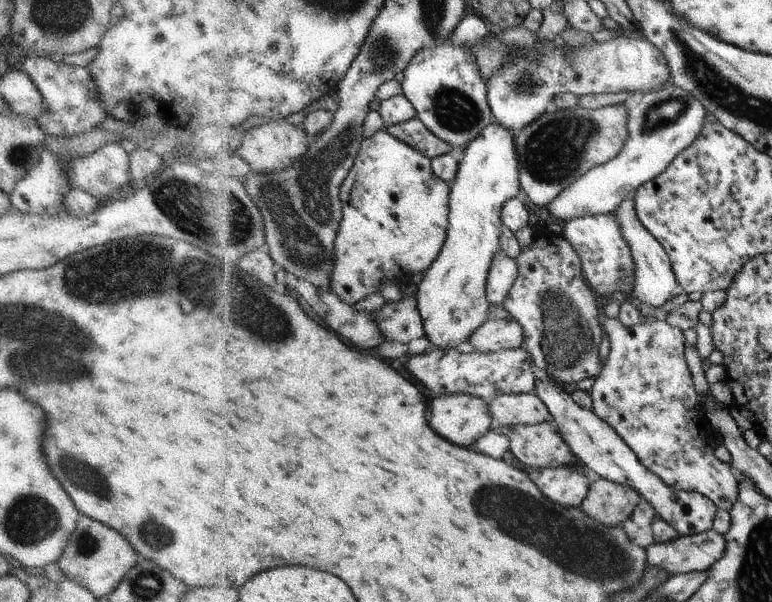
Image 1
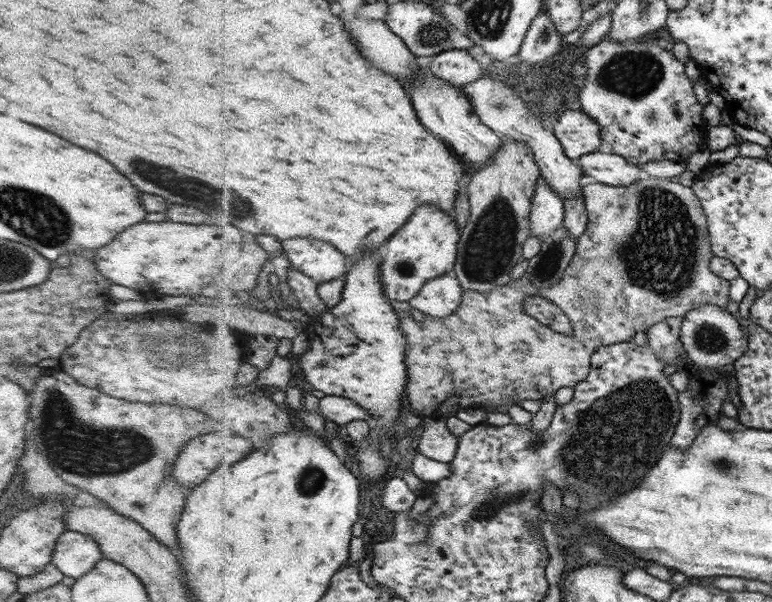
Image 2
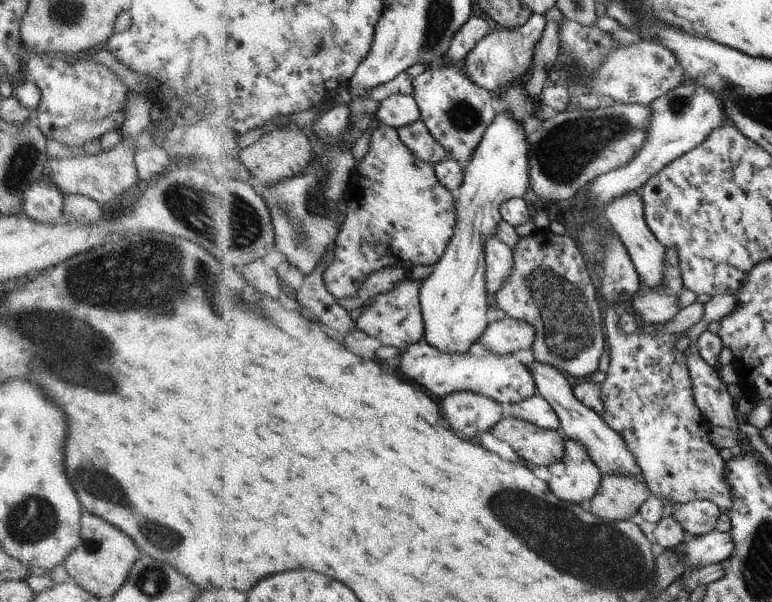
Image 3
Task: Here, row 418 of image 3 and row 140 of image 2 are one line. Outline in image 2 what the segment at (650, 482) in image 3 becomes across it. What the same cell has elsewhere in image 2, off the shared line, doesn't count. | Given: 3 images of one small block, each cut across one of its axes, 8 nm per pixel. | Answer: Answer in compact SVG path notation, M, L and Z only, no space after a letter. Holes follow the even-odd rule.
M656 37L641 42L600 41L585 54L585 81L580 89L581 111L600 126L603 140L612 146L612 152L623 156L627 162L643 165L652 161L672 160L687 162L694 152L708 148L709 126L702 118L702 104L692 92L692 84L672 51L664 49L663 41Z

